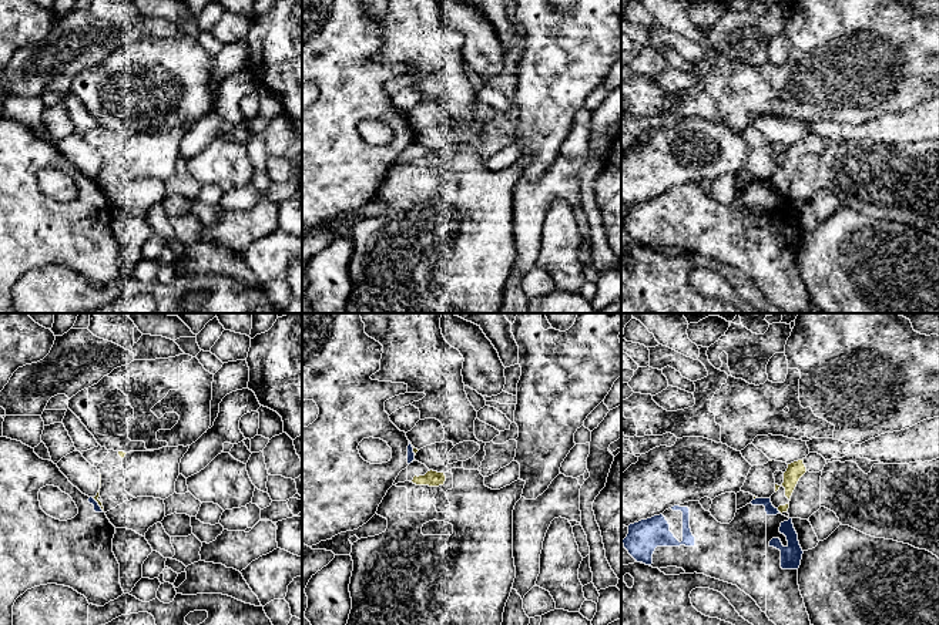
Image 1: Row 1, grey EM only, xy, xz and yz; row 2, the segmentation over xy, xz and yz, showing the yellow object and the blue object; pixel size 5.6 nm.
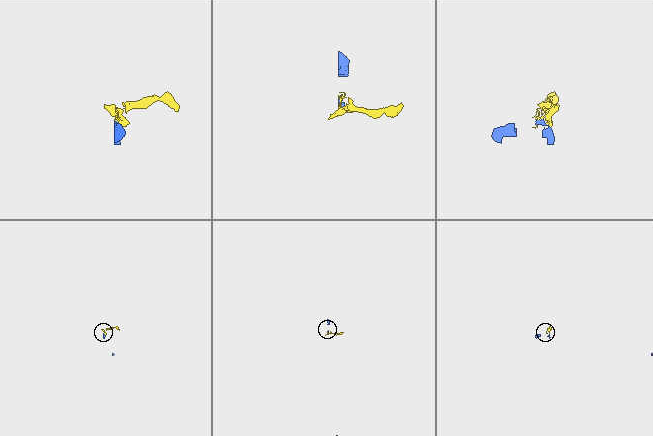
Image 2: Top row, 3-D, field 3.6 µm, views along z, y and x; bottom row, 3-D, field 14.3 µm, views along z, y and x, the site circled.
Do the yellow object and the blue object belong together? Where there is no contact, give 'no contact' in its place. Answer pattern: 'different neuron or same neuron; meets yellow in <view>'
different neuron; meets yellow in xy

